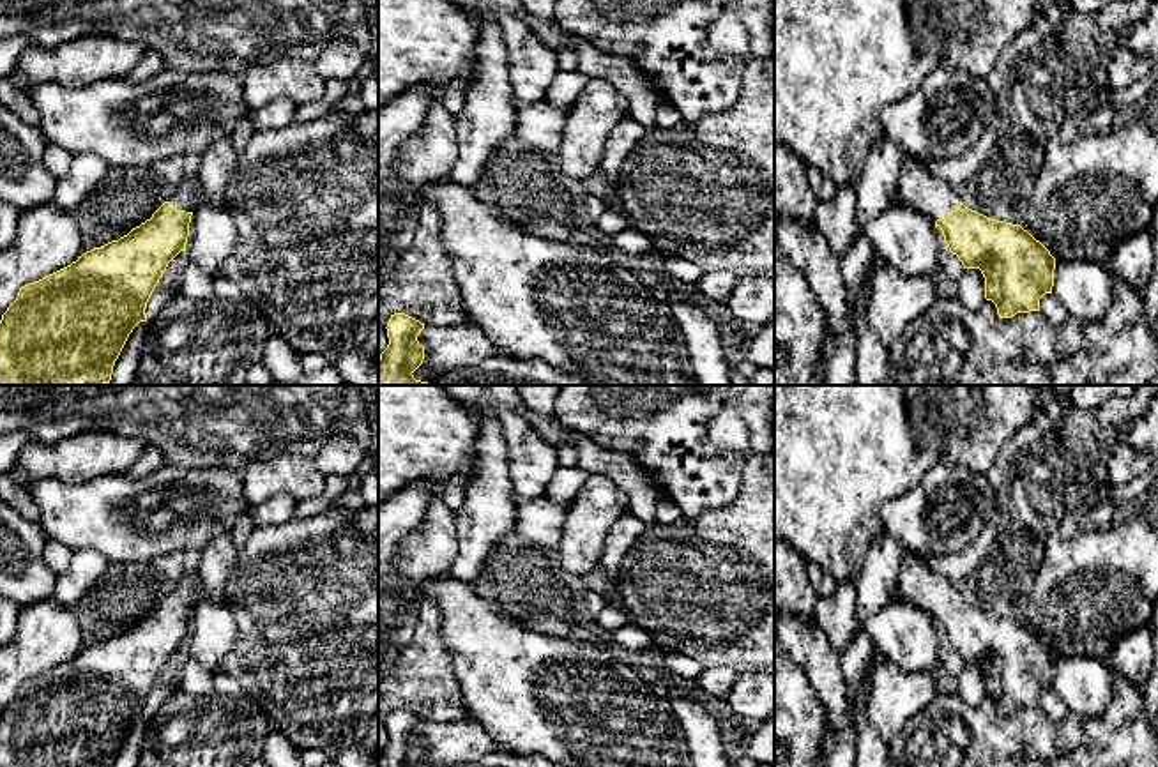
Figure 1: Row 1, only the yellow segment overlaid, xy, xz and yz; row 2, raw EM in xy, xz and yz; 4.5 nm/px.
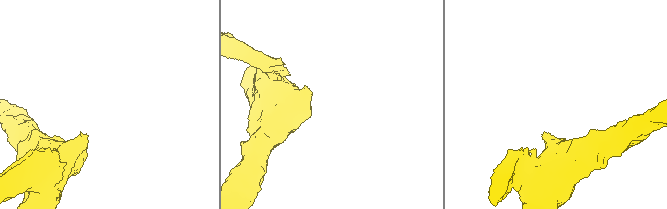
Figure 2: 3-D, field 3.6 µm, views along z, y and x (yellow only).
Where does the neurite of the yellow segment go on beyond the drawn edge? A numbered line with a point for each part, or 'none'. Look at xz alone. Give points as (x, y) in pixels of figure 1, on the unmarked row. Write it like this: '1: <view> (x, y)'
none

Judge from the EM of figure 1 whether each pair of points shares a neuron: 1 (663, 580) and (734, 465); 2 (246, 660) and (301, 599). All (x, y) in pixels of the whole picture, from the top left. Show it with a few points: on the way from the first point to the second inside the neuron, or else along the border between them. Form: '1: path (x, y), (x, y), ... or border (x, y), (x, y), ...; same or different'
1: border (741, 488), (720, 508), (683, 516); different
2: path (260, 645), (292, 614); same

